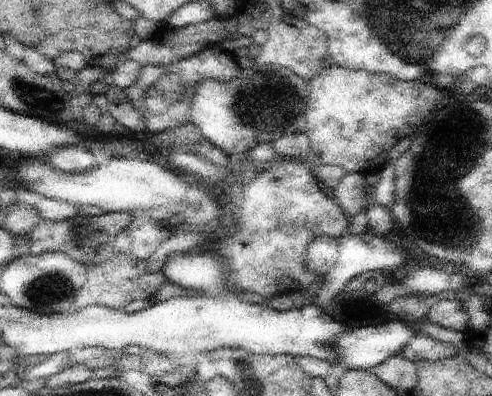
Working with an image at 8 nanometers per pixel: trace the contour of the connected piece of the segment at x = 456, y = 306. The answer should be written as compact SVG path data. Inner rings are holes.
M453 297L440 299L427 305L429 311L424 311L424 317L440 326L465 333L469 328L469 316L461 302Z

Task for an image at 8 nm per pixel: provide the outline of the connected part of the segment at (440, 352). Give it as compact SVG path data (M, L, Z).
M421 330L416 332L415 337L405 344L400 355L405 359L417 363L420 359L427 361L437 361L445 358L456 357L458 352L455 344L440 342L435 338L430 338Z

